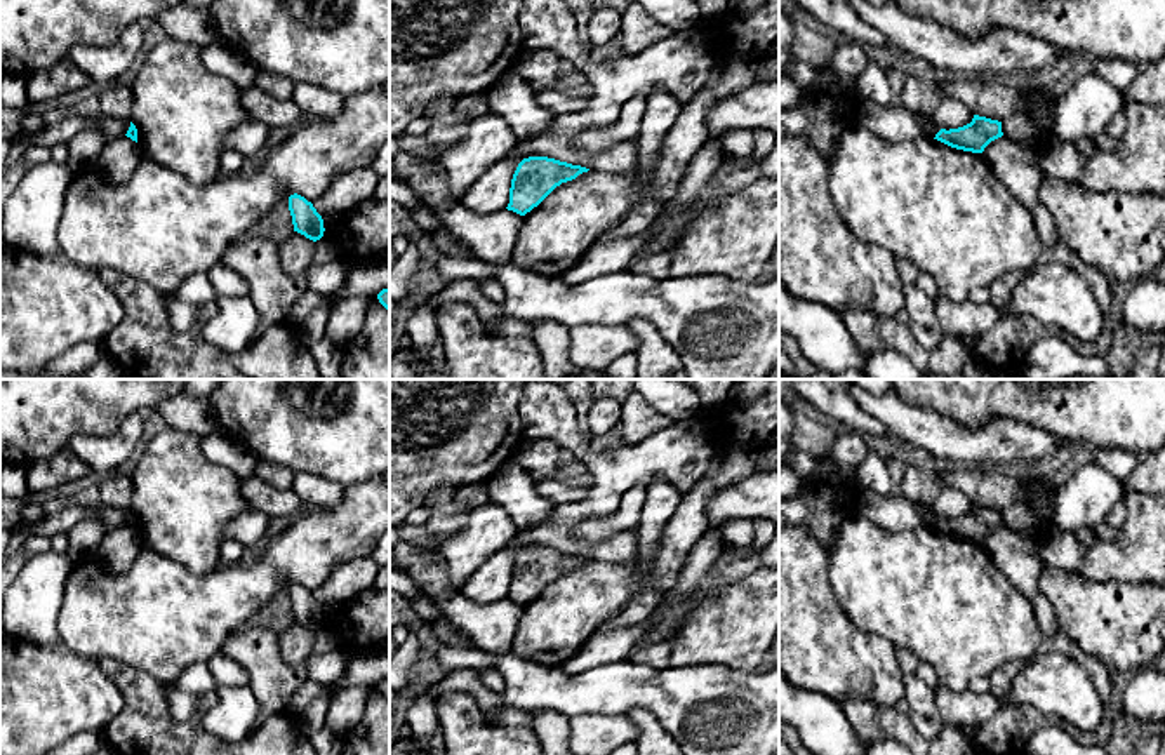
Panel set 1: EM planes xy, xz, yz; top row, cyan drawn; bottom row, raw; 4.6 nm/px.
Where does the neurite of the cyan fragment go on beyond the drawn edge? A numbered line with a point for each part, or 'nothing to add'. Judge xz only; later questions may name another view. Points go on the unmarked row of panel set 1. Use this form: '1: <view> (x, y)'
nothing to add

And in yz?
nothing to add

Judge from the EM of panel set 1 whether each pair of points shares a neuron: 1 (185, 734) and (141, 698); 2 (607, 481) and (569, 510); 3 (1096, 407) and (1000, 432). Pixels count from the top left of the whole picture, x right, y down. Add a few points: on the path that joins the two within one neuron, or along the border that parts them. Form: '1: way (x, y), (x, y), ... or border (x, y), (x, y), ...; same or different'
1: way (174, 733), (150, 708); same
2: way (602, 491), (579, 510); same
3: border (988, 420), (1023, 421), (1066, 440); different

